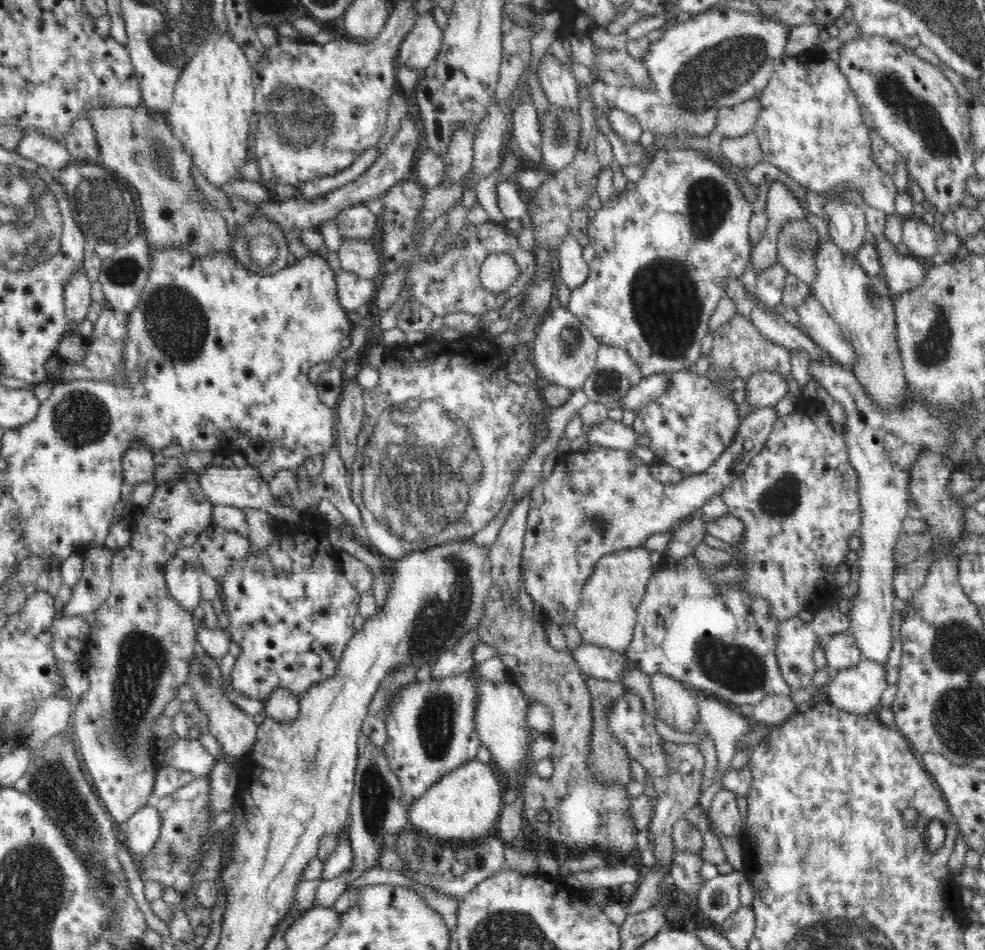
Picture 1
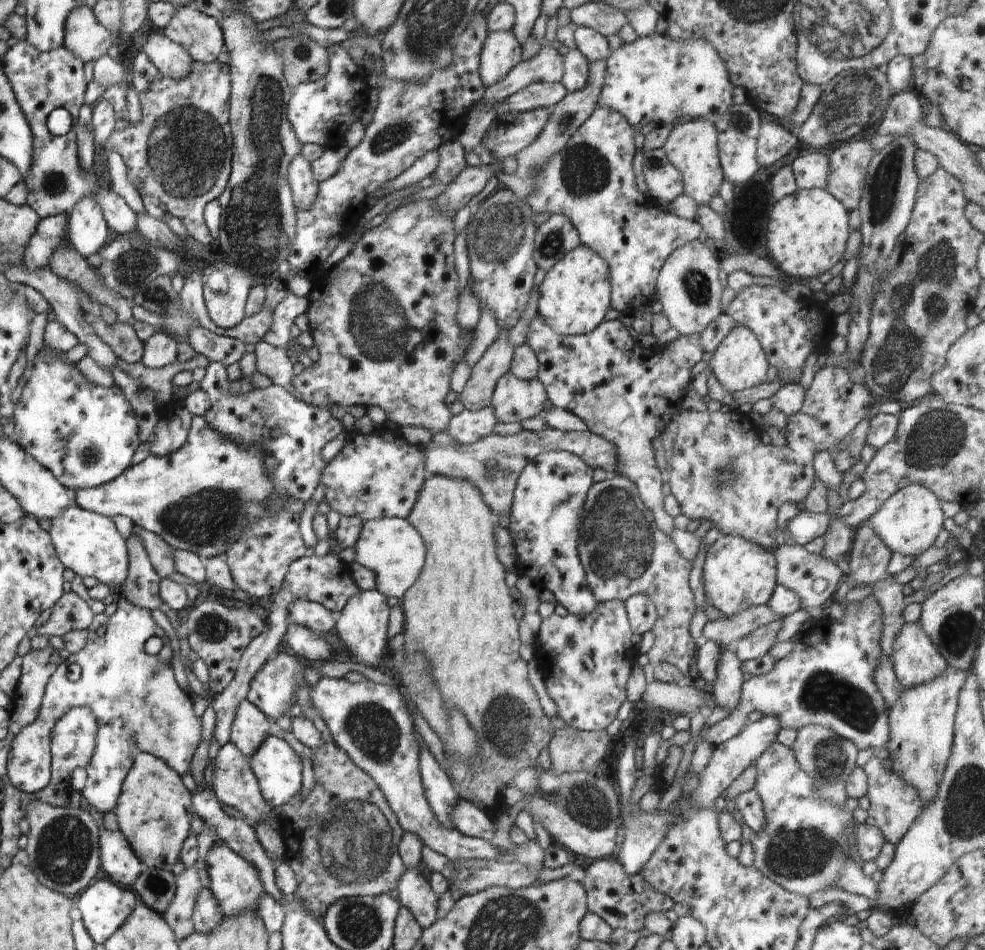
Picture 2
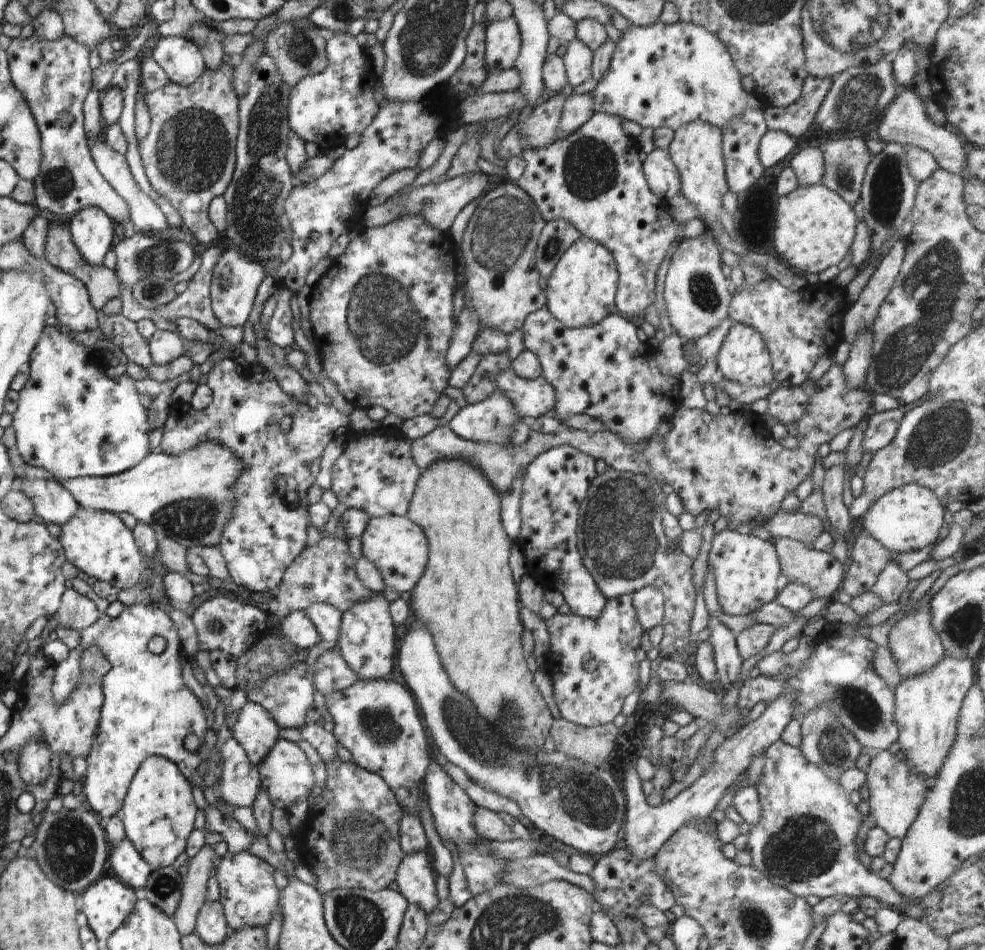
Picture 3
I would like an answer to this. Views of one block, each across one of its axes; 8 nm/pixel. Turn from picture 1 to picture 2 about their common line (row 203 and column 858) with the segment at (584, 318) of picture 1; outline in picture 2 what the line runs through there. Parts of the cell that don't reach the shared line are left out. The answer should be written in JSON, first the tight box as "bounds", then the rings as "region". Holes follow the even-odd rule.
{"bounds":[701,594,890,751],"region":[[[869,594],[862,602],[850,603],[842,620],[833,621],[827,616],[814,620],[812,627],[817,635],[813,639],[797,636],[790,654],[778,660],[768,674],[748,678],[741,686],[740,702],[732,714],[712,726],[704,724],[701,730],[704,740],[715,747],[734,738],[748,723],[748,714],[758,710],[764,716],[776,716],[780,730],[800,730],[804,726],[822,725],[834,730],[840,738],[852,741],[858,750],[874,748],[878,751],[886,746],[890,736],[889,708],[874,682],[874,670],[878,666],[878,656],[882,654],[879,641],[884,619],[881,610],[874,594]]]}

